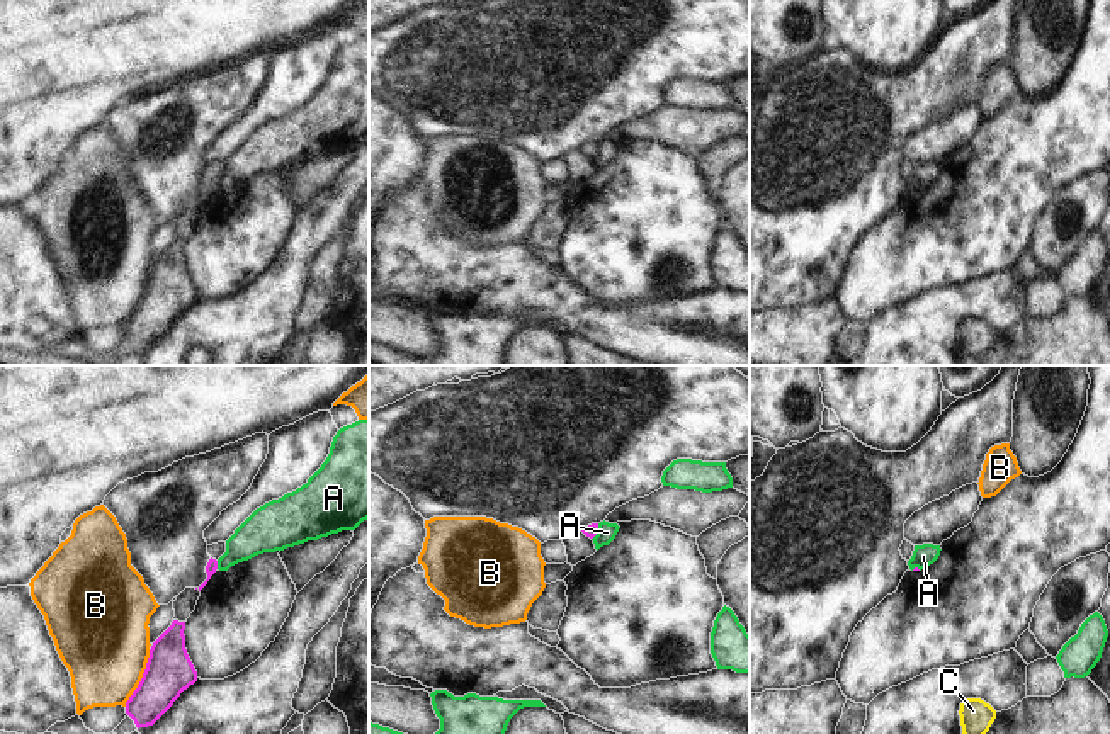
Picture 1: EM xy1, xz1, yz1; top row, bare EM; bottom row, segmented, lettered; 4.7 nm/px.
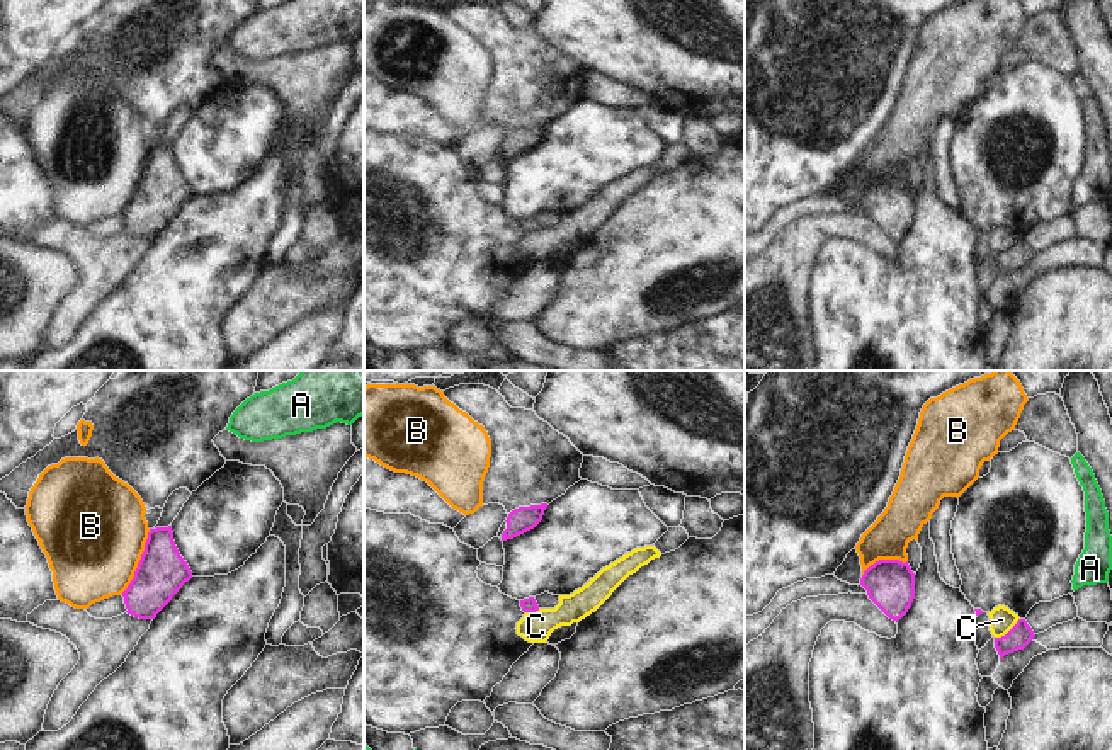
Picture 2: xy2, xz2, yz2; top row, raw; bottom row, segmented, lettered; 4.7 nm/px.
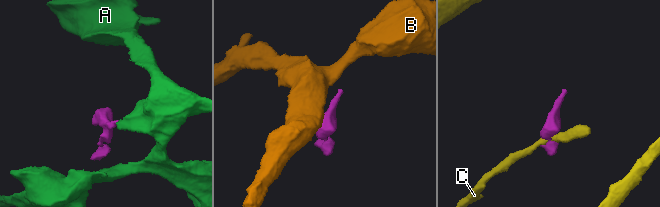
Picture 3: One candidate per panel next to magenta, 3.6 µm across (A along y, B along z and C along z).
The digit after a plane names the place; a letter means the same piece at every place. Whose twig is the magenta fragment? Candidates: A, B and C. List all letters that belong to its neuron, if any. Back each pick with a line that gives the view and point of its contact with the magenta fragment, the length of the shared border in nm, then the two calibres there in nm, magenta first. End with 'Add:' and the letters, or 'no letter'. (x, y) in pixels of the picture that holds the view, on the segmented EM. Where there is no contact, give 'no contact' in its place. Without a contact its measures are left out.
Add: no letter

